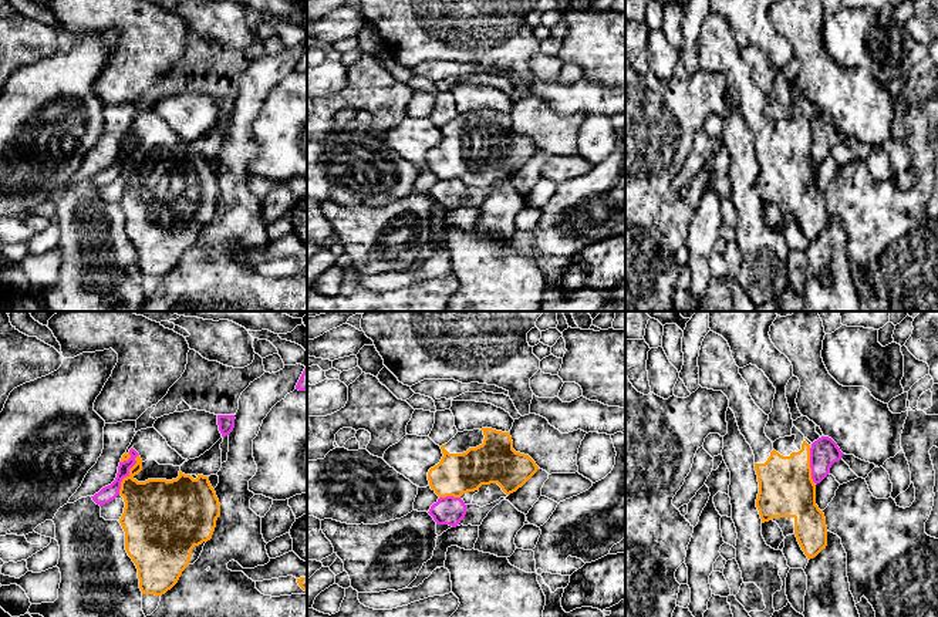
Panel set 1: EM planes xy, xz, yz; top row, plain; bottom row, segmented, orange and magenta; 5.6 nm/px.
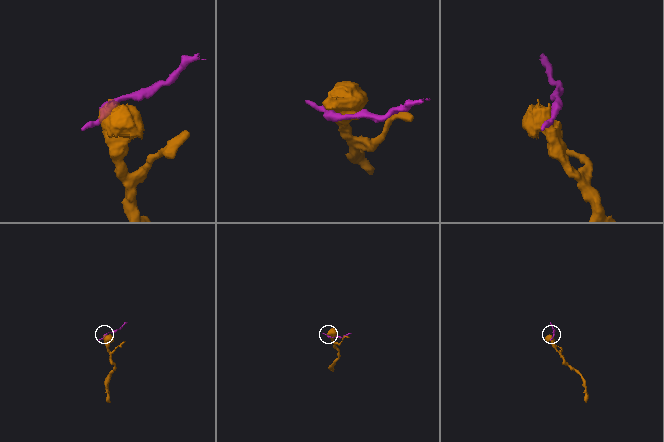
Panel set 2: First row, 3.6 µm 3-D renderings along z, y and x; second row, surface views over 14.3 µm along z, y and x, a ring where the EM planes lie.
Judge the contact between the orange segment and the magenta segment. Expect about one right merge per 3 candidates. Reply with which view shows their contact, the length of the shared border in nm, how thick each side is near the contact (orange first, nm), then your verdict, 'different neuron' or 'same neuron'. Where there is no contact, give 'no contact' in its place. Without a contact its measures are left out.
contact in xy; length 260 nm; calibres 340 and 90 nm; different neuron

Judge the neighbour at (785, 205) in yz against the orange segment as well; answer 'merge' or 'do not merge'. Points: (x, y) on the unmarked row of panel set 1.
merge

